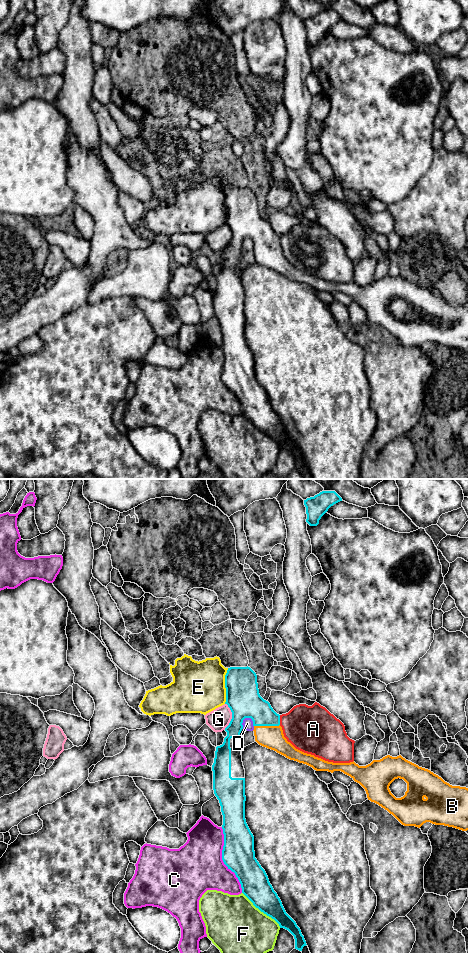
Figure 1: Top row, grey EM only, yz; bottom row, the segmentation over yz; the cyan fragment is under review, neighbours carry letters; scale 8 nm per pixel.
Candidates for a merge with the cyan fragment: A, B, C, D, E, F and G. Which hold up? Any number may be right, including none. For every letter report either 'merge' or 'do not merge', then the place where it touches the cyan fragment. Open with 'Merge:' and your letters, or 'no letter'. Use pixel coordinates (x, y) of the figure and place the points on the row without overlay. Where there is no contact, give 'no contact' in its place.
Merge: B
A: do not merge; contact yz (279, 240)
B: merge; contact yz (266, 245)
C: do not merge; contact yz (222, 379)
D: do not merge; contact yz (242, 241)
E: do not merge; contact yz (225, 206)
F: do not merge; contact yz (261, 431)
G: do not merge; contact yz (232, 236)

